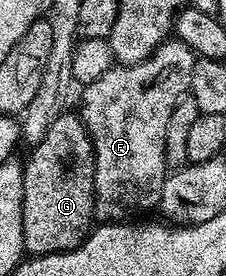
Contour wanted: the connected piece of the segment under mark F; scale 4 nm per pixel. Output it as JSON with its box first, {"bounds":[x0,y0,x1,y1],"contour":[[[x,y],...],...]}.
{"bounds":[78,37,197,223],"contour":[[[169,37],[154,49],[150,57],[137,63],[113,65],[109,71],[102,73],[98,81],[83,88],[84,96],[80,99],[78,114],[83,121],[88,135],[92,139],[92,148],[96,164],[94,165],[94,197],[96,198],[97,220],[115,223],[127,220],[135,211],[148,211],[159,208],[162,197],[162,185],[170,174],[166,161],[166,125],[174,105],[185,98],[192,89],[192,74],[197,61],[197,54],[175,37]]]}

